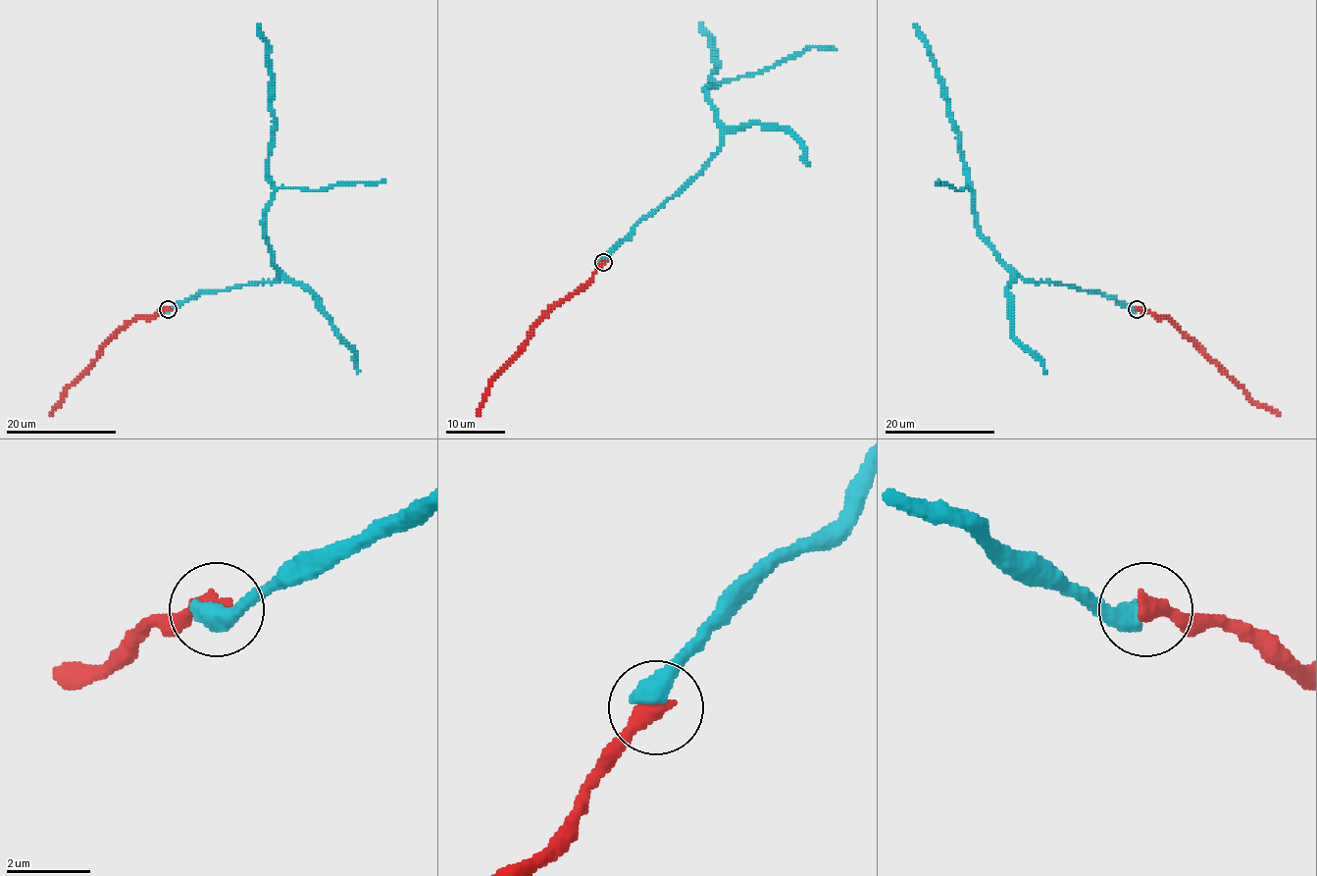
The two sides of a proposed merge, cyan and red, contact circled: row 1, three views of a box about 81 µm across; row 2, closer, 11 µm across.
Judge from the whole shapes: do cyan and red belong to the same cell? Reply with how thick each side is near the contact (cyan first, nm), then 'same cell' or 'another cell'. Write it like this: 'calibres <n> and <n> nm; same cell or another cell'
calibres 550 and 460 nm; same cell

